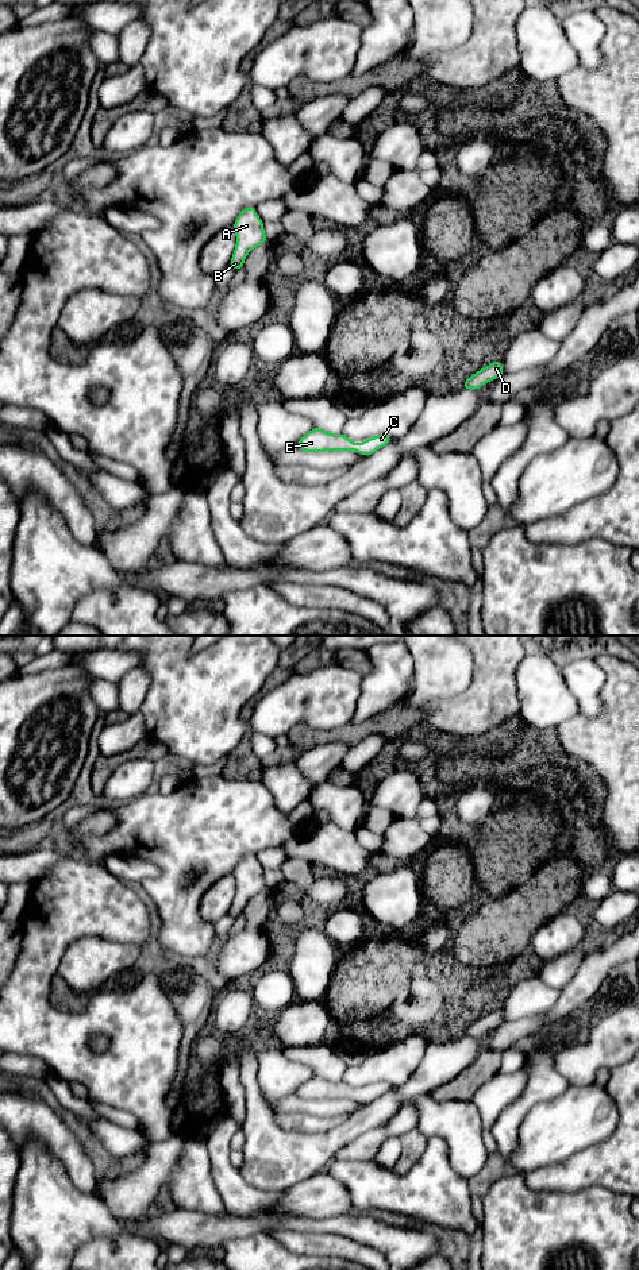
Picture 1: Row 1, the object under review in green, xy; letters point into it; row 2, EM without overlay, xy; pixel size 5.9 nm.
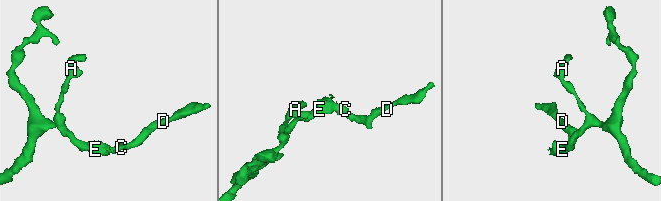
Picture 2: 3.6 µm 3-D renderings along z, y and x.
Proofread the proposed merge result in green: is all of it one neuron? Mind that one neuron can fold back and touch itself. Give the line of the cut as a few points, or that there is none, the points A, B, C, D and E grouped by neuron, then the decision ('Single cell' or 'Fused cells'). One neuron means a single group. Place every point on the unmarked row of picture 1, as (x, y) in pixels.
No split. Groups: A B C D E. Single cell

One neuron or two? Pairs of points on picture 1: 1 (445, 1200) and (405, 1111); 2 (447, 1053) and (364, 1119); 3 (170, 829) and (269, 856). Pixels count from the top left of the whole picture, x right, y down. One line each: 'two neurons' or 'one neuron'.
1: two neurons
2: one neuron
3: two neurons

